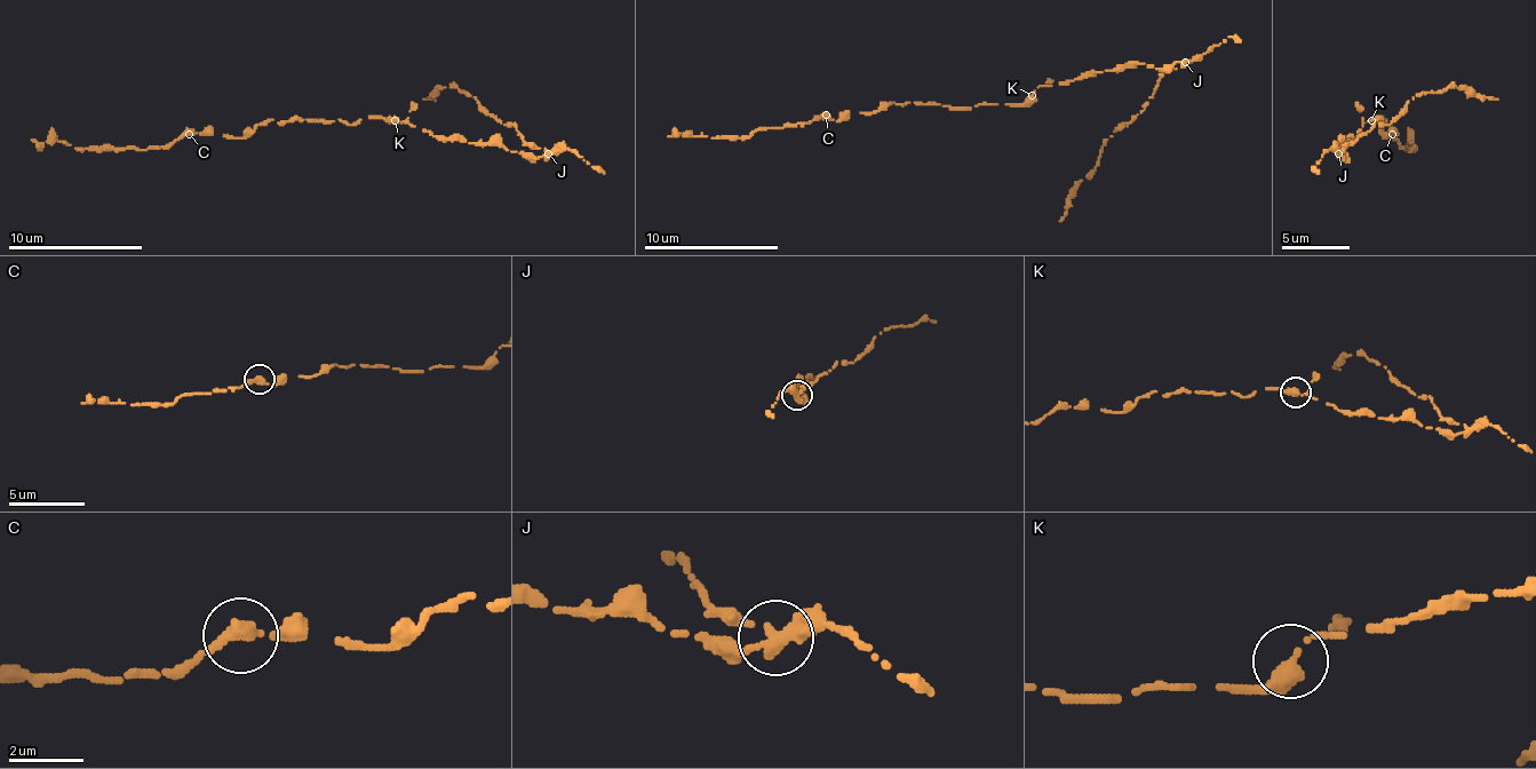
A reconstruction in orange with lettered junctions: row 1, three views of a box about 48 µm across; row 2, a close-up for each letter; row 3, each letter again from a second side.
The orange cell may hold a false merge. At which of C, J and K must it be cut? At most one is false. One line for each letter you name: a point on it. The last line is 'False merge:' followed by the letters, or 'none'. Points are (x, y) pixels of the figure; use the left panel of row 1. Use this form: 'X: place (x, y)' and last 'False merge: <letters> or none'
J: place (548, 153)
False merge: J

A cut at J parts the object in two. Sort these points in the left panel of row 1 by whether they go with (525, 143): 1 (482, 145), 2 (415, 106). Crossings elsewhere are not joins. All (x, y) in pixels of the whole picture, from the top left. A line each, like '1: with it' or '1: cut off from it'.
1: cut off from it
2: cut off from it

